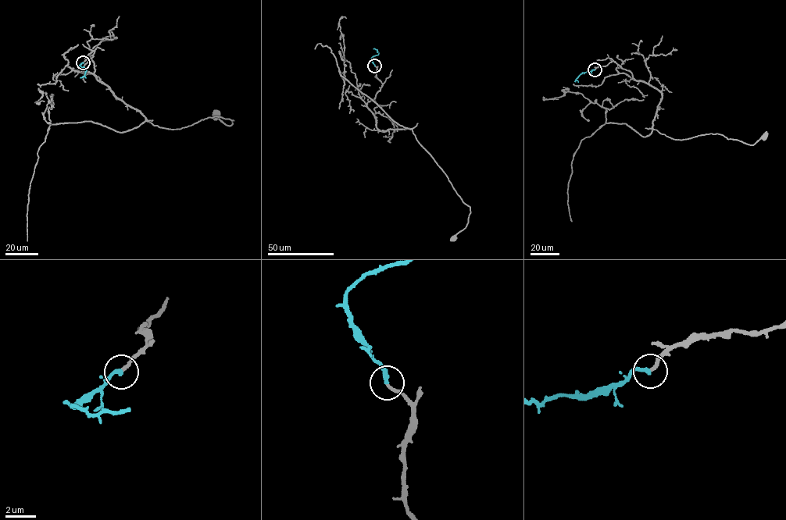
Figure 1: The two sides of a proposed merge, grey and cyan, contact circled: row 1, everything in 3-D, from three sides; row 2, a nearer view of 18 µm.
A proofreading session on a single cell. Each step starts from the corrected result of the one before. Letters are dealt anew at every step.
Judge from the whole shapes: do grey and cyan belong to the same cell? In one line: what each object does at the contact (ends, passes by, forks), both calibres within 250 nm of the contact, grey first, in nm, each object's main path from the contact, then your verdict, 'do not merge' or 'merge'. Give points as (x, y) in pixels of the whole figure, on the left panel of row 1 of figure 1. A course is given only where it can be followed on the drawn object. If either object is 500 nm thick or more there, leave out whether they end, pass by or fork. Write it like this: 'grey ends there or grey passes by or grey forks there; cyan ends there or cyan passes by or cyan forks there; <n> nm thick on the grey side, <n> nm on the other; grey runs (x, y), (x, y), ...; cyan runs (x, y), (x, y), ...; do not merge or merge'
grey ends there; cyan ends there; 200 nm thick on the grey side, 280 nm on the other; grey runs (83, 62), (94, 50), (80, 72), (154, 125), (234, 120), (226, 125), (214, 115); cyan runs (83, 62), (77, 66), (86, 68), (84, 74), (80, 77); merge

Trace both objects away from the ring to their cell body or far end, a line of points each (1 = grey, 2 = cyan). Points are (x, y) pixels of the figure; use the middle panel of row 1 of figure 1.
1: (374, 65), (382, 84), (366, 107), (376, 126), (385, 131), (411, 129), (469, 207), (466, 226), (451, 238)
2: (374, 65), (371, 58), (378, 54), (373, 48)

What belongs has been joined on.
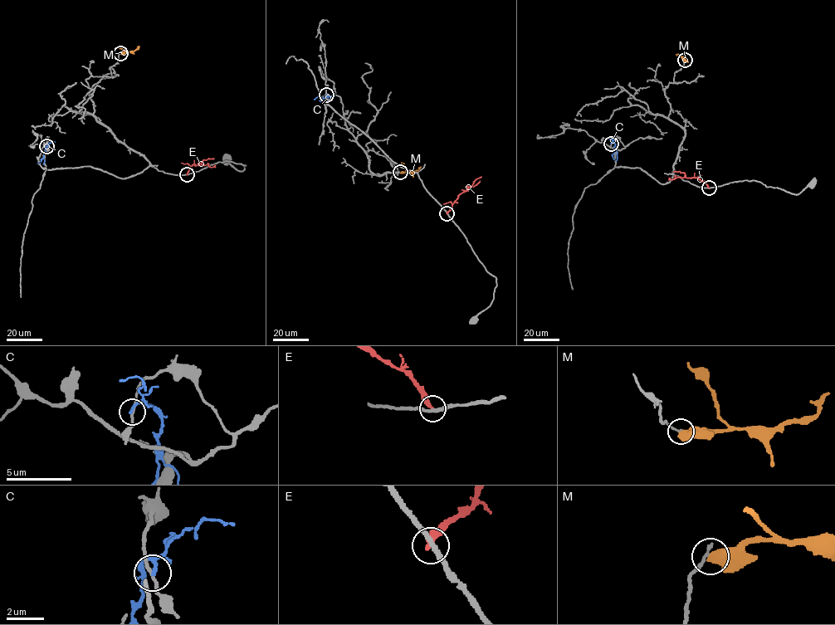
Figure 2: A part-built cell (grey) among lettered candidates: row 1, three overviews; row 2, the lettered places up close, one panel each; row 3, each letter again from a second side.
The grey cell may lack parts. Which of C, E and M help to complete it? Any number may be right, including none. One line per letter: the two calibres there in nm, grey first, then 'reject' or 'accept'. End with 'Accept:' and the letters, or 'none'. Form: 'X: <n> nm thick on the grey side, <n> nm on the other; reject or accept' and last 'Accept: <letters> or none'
C: 180 nm thick on the grey side, 150 nm on the other; reject
E: 220 nm thick on the grey side, 360 nm on the other; reject
M: 190 nm thick on the grey side, 600 nm on the other; reject
Accept: none

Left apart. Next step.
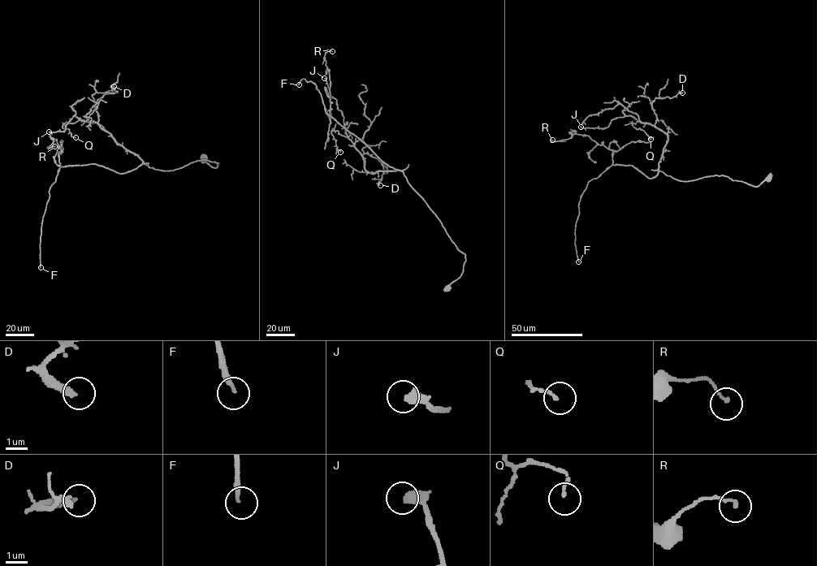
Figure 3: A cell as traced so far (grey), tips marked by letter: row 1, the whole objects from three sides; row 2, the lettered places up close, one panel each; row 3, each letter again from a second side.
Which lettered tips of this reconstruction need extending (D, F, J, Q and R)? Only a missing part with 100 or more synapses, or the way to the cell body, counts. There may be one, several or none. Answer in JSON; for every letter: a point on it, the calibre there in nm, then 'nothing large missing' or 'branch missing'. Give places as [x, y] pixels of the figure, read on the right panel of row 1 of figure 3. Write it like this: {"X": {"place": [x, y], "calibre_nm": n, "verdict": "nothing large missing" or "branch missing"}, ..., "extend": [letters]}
{"D": {"place": [682, 92], "calibre_nm": 320, "verdict": "nothing large missing"}, "F": {"place": [578, 261], "calibre_nm": 200, "verdict": "branch missing"}, "J": {"place": [581, 127], "calibre_nm": 440, "verdict": "nothing large missing"}, "Q": {"place": [650, 139], "calibre_nm": 130, "verdict": "nothing large missing"}, "R": {"place": [552, 140], "calibre_nm": 140, "verdict": "nothing large missing"}, "extend": ["F"]}

